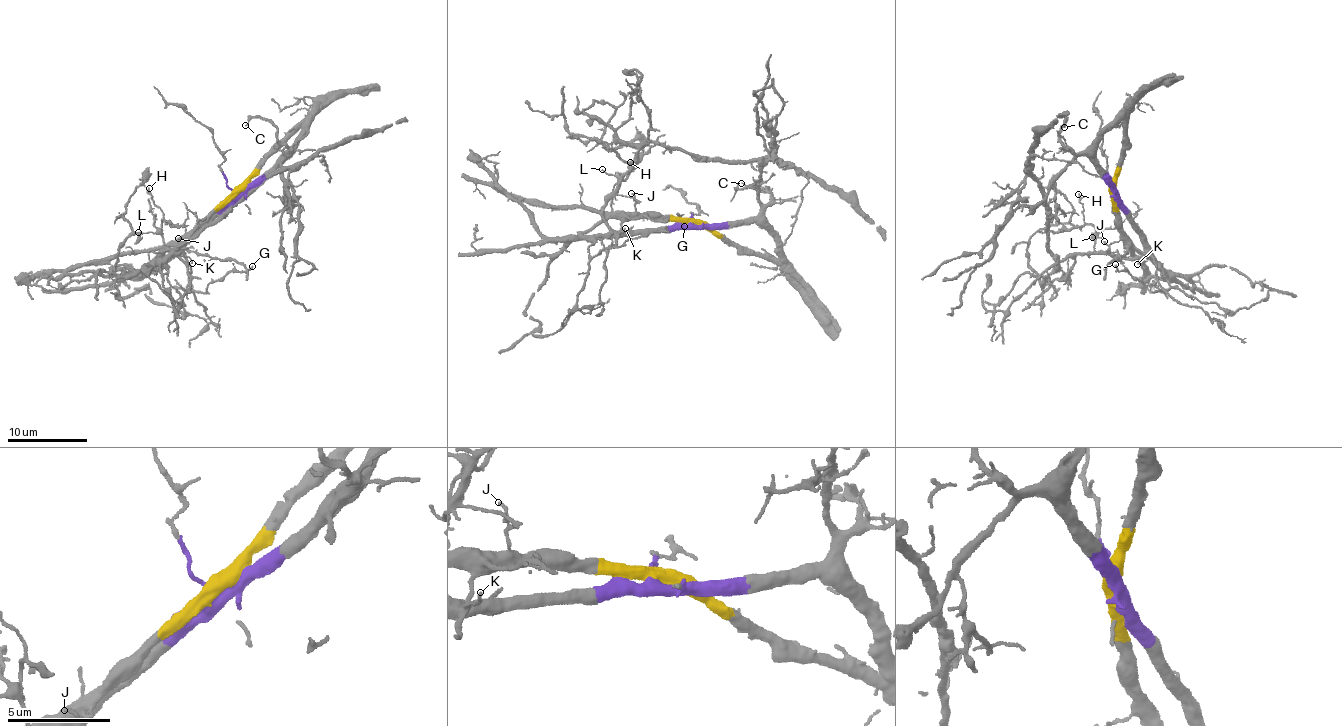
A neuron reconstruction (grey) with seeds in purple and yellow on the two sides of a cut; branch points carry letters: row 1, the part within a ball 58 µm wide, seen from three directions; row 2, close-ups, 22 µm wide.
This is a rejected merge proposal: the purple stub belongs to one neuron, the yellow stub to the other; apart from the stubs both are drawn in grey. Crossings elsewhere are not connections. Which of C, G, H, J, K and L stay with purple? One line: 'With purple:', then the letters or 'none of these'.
With purple: C, G, H, K, L

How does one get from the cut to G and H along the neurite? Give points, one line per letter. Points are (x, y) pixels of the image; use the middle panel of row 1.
G: (698, 226), (607, 232), (587, 249), (591, 256), (633, 238), (684, 226)
H: (698, 226), (617, 232), (605, 220), (605, 198), (619, 180), (624, 179), (633, 170), (627, 163), (631, 161)

